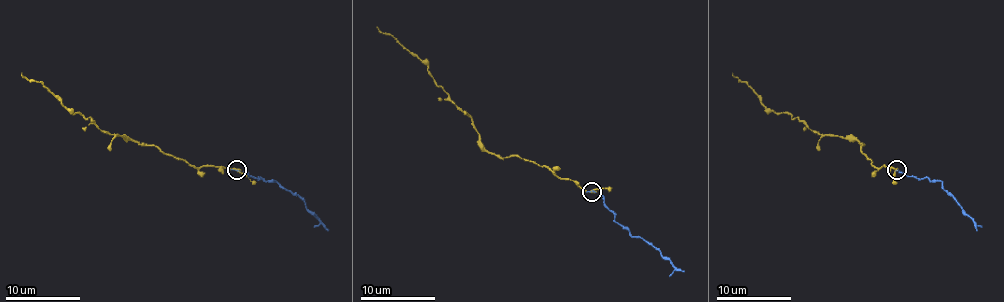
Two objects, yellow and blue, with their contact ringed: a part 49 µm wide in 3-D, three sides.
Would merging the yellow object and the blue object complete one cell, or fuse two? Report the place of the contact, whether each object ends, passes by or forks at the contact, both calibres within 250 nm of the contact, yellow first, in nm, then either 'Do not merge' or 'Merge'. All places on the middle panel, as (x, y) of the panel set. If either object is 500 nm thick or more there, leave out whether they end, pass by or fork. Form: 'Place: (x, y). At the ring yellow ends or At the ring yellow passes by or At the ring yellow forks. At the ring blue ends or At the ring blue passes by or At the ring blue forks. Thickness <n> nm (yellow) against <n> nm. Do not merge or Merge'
Place: (592, 191). At the ring yellow passes by. At the ring blue ends. Thickness 200 nm (yellow) against 100 nm. Merge

